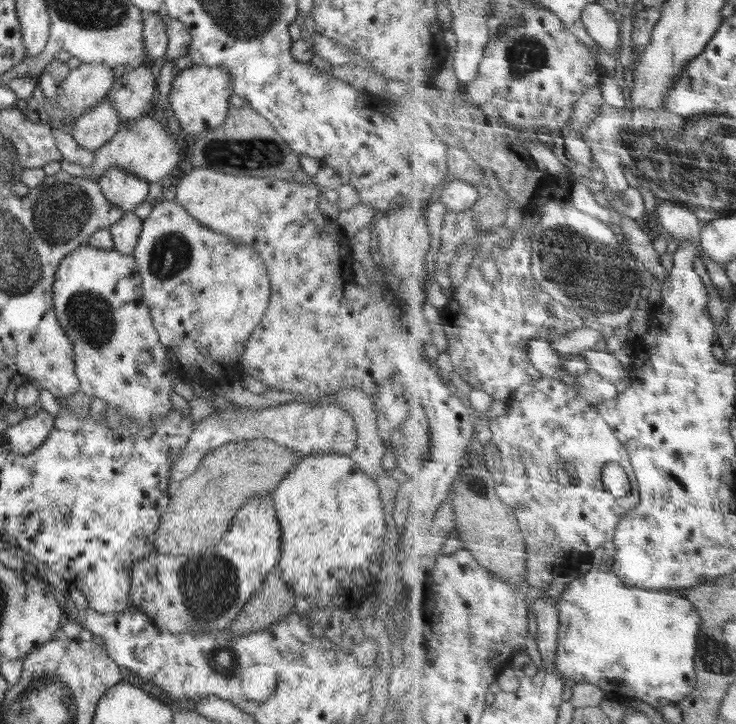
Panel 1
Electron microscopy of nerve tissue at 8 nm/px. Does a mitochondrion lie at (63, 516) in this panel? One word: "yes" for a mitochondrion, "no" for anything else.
yes

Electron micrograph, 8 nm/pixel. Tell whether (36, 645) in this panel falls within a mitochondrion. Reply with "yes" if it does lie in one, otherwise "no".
no

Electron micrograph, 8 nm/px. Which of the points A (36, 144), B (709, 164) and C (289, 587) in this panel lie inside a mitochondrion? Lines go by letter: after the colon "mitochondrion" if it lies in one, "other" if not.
A: other
B: mitochondrion
C: other

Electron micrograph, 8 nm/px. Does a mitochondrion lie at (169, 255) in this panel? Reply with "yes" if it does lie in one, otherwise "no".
yes

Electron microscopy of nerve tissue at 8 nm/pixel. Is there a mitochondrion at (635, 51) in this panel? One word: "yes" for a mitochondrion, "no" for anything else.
no

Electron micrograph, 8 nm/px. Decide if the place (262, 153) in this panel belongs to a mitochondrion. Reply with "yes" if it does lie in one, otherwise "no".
yes

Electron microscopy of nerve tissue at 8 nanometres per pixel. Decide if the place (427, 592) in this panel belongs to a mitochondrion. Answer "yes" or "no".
no

